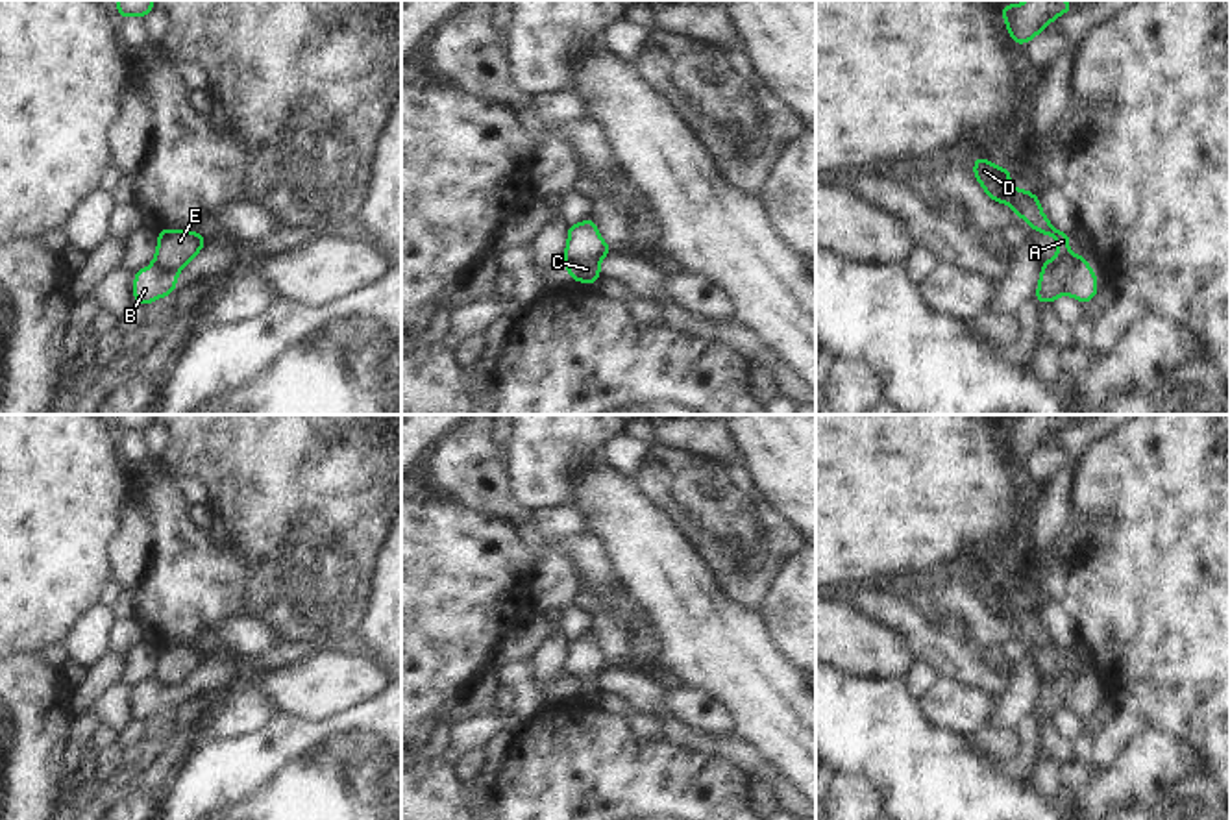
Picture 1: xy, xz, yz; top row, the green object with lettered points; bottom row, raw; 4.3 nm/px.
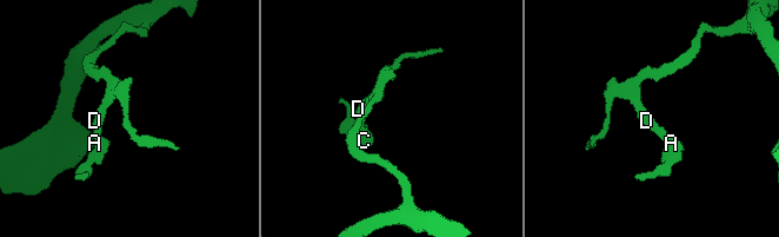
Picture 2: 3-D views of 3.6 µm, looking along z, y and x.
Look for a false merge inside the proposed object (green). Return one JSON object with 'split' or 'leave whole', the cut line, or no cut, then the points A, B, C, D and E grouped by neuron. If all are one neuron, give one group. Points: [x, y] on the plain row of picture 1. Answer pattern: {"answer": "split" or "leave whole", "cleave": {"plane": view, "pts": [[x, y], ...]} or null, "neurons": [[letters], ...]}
{"answer": "split", "cleave": {"plane": "yz", "pts": [[1086, 680], [1077, 680], [1064, 693], [1058, 708]]}, "neurons": [["A", "C", "D", "E"], ["B"]]}

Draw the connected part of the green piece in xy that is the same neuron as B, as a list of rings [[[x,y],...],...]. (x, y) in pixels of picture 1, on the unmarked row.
[[[154,679],[137,685],[133,694],[135,718],[148,720],[161,711],[170,711],[176,698],[172,692],[163,692]]]

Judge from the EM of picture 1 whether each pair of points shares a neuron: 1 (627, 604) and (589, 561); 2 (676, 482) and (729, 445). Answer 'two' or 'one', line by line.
1: one
2: two

